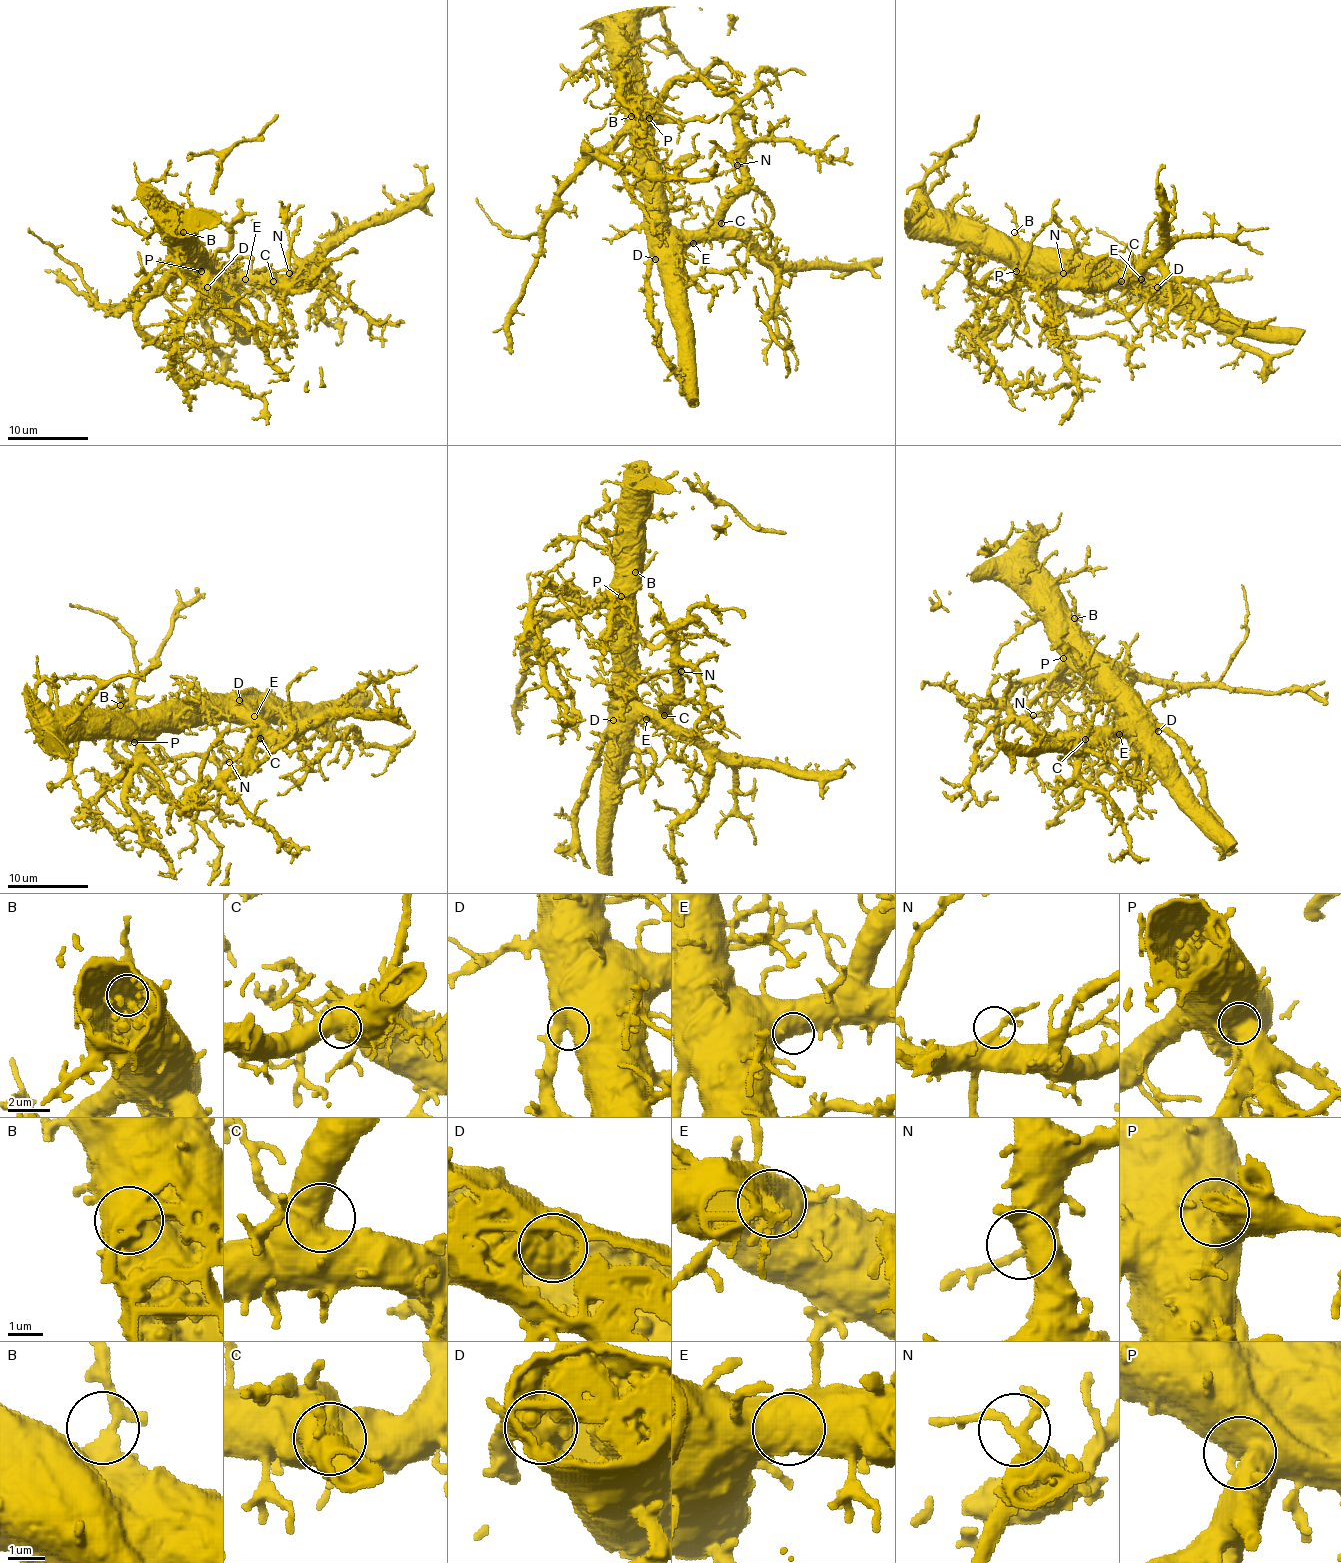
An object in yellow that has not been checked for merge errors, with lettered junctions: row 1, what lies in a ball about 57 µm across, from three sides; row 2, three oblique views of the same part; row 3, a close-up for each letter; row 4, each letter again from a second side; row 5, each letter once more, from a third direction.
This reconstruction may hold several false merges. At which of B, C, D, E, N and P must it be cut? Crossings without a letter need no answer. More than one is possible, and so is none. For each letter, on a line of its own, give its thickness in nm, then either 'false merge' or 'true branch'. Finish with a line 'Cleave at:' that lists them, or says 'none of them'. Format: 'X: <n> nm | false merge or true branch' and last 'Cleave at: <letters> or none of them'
B: 320 nm | true branch
C: 900 nm | true branch
D: 750 nm | true branch
E: 1250 nm | true branch
N: 320 nm | true branch
P: 850 nm | true branch
Cleave at: none of them

